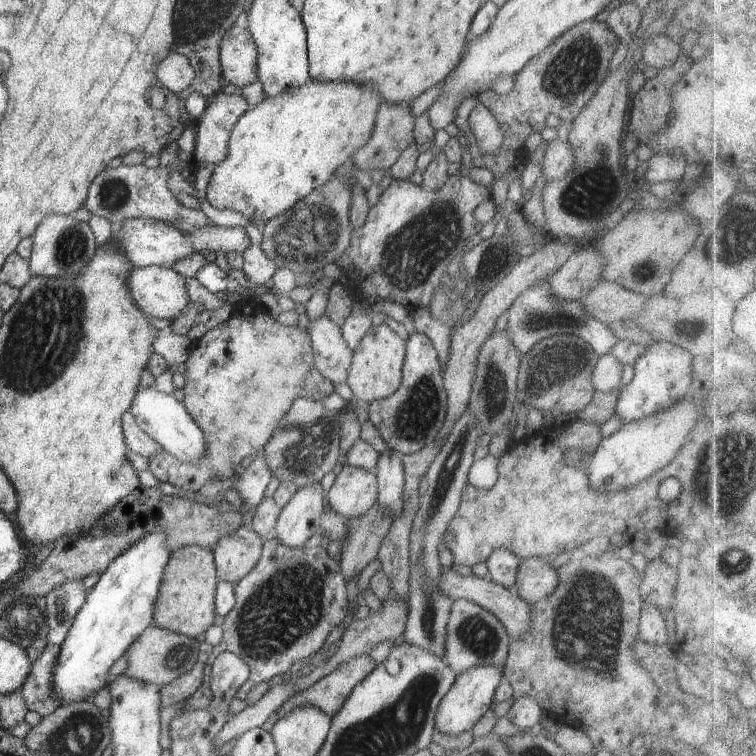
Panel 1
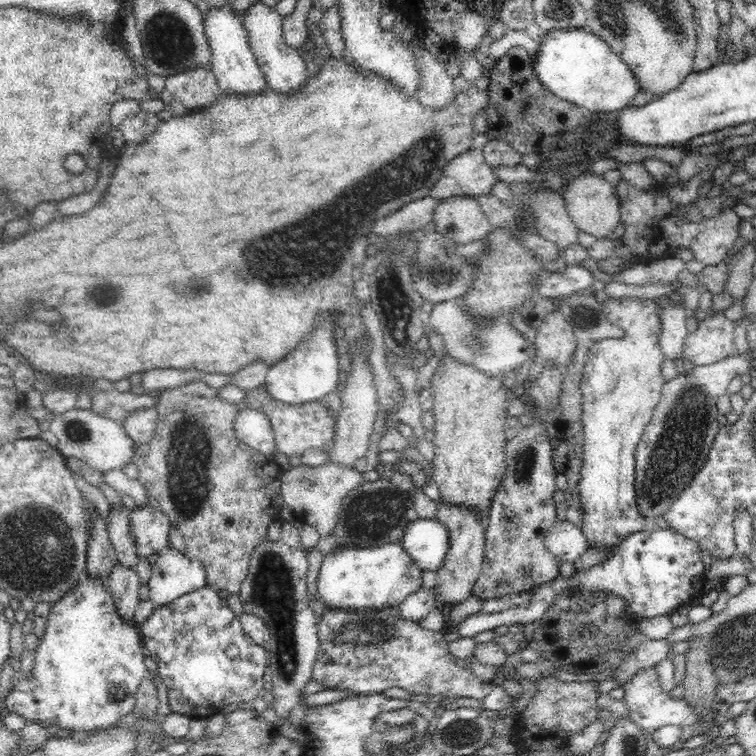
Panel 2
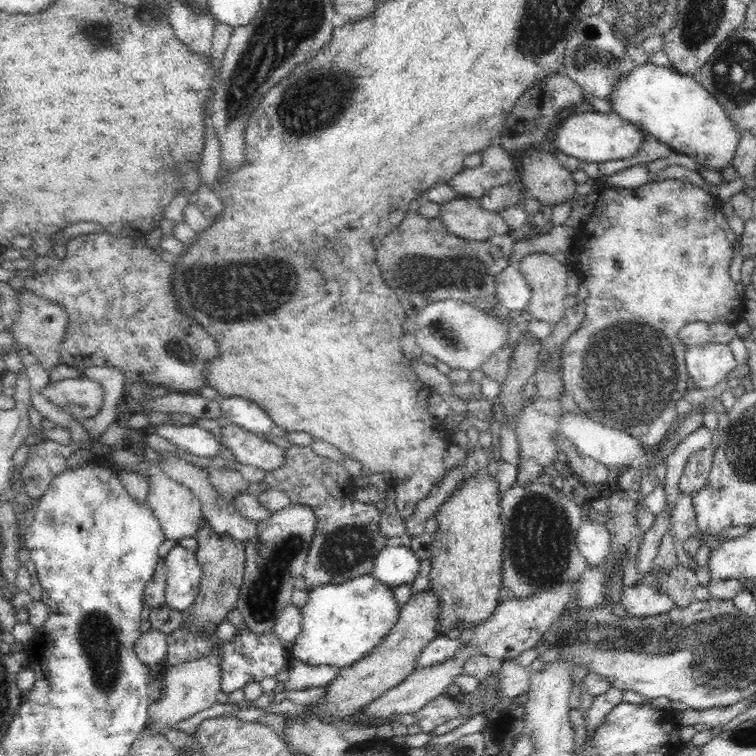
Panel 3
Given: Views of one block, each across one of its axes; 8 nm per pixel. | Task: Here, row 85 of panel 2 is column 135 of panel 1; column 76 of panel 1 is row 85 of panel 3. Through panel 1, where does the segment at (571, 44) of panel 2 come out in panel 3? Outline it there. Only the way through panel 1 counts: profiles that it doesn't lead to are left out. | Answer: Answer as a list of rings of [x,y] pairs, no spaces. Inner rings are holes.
[[[646,63],[636,66],[628,75],[619,78],[611,89],[612,92],[607,101],[613,112],[620,118],[635,124],[642,131],[650,133],[656,140],[668,145],[676,153],[688,155],[698,165],[719,172],[732,163],[732,157],[735,155],[742,133],[737,131],[716,97],[699,83],[697,77],[682,75],[672,69]]]

